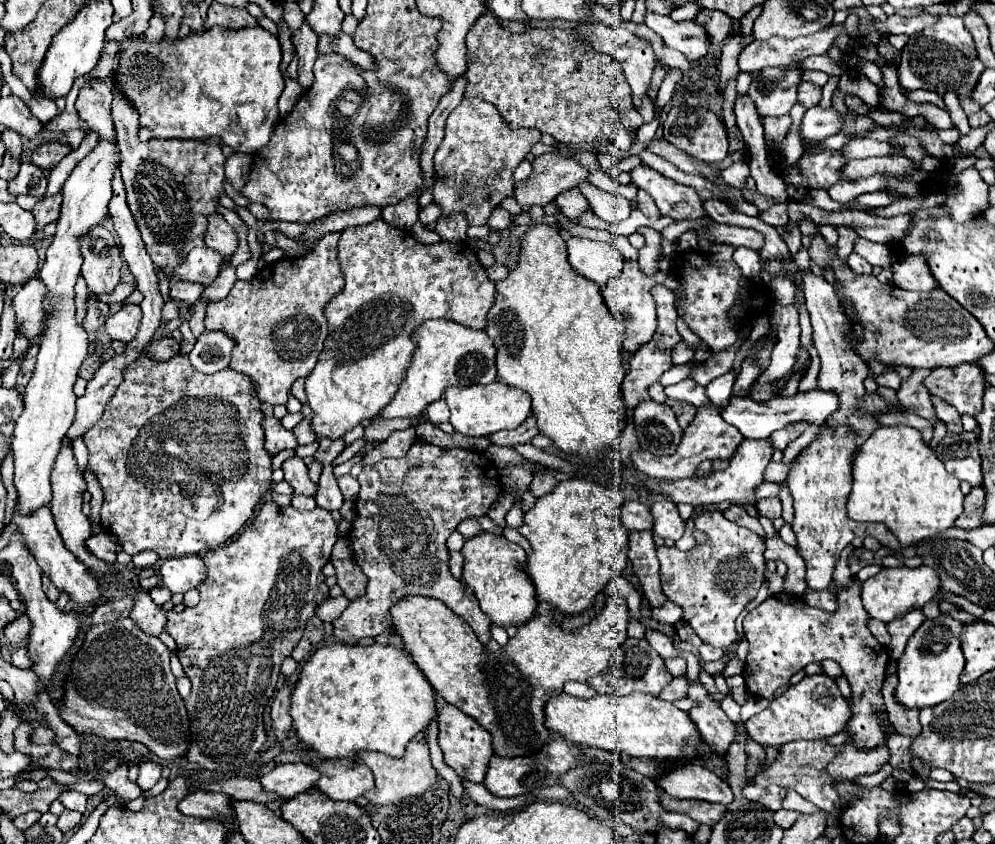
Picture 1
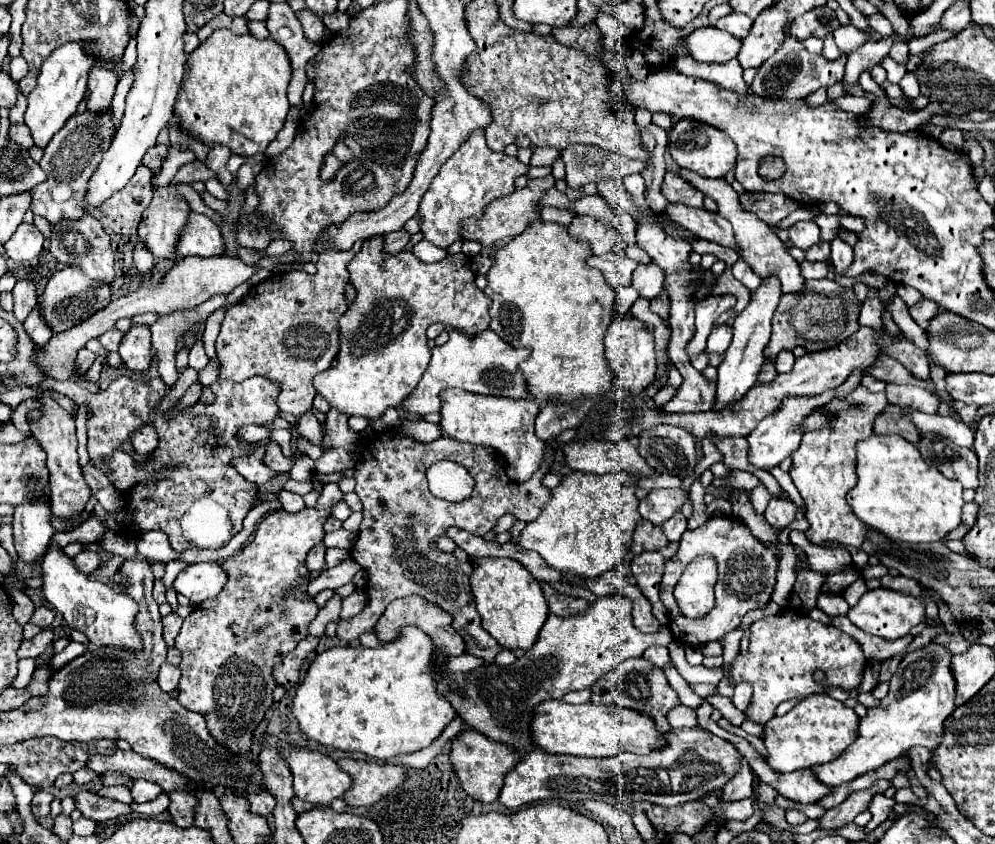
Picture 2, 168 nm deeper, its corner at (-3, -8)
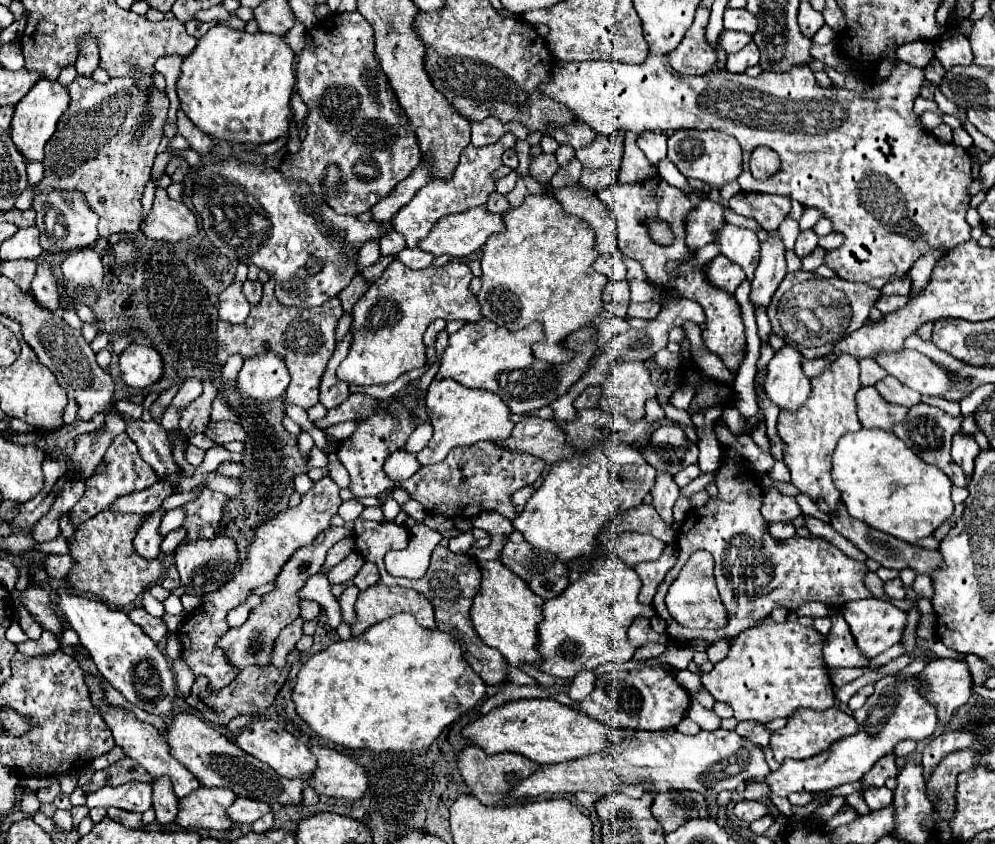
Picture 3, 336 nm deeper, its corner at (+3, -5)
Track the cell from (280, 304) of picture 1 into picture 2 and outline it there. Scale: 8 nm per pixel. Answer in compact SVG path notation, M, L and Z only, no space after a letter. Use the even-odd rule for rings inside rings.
M360 241L350 251L324 251L316 261L316 273L308 275L304 271L280 271L258 283L248 291L248 295L226 311L226 317L216 339L216 355L222 363L220 377L230 381L244 381L254 375L262 375L280 385L278 407L290 415L300 417L304 411L312 409L312 399L316 395L312 379L316 373L330 367L338 353L338 319L348 309L346 303L346 283L348 283L348 261L360 251Z

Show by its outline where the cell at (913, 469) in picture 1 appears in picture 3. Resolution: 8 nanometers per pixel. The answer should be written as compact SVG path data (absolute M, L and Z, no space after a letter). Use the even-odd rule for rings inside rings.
M860 428L858 432L844 434L832 454L832 464L834 464L832 480L838 486L838 490L842 492L842 502L846 506L848 514L856 520L862 520L870 528L896 536L904 542L916 544L920 538L930 536L954 512L954 504L950 498L950 490L952 490L950 478L940 468L934 468L934 466L926 464L922 458L918 458L892 432L886 432L880 428L870 428L870 430Z

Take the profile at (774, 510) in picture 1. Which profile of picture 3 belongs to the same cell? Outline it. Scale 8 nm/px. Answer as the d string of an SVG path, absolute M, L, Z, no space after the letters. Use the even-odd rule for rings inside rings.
M768 488L762 502L762 516L766 522L790 522L802 514L794 496L784 496L776 488Z

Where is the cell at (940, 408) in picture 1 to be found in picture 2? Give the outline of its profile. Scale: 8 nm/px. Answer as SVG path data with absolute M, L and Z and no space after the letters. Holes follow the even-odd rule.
M886 385L886 397L894 405L908 405L926 413L938 413L940 401L934 393L918 387L918 385Z

